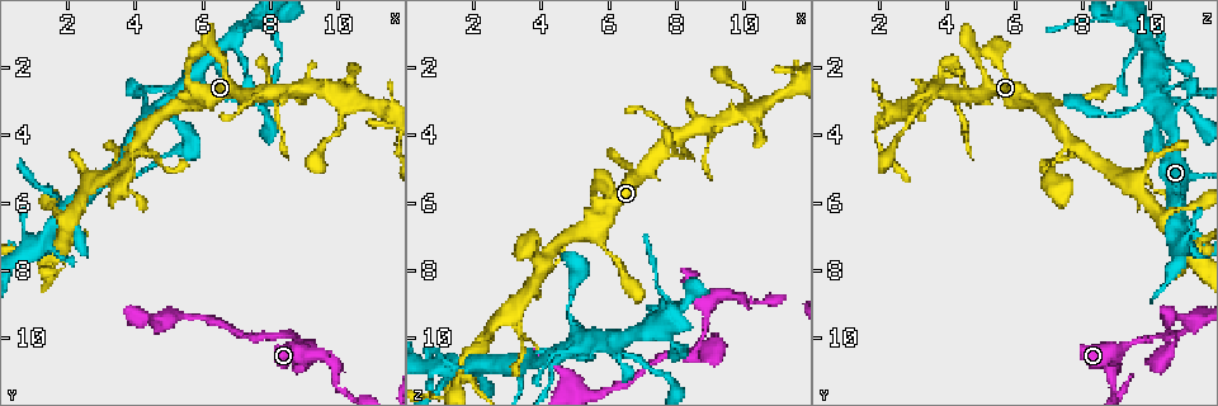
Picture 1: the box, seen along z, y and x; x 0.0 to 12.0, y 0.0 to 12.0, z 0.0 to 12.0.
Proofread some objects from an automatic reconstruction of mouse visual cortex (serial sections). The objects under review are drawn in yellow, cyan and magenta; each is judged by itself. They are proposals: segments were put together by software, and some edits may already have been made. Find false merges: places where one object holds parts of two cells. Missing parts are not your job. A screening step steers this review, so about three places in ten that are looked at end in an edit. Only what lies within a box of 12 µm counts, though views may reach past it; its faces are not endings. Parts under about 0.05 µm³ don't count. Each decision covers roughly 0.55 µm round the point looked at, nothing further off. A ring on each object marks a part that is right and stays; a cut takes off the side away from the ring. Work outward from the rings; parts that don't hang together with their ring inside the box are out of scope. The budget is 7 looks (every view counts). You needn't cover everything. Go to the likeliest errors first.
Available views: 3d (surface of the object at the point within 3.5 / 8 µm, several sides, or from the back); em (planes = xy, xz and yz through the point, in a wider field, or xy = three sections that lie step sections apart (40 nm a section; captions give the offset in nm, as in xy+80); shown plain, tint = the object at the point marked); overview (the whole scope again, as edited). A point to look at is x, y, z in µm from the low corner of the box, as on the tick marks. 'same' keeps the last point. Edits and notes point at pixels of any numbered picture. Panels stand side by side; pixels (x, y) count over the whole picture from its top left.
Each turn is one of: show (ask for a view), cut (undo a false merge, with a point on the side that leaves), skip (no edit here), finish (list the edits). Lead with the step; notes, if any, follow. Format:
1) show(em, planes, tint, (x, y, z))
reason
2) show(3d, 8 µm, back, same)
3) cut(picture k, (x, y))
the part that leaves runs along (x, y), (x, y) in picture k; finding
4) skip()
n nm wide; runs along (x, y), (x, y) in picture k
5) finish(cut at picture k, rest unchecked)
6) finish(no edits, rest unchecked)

show(em, xy, step 1, tint, (8.5, 10.0, 10.3))
a fork

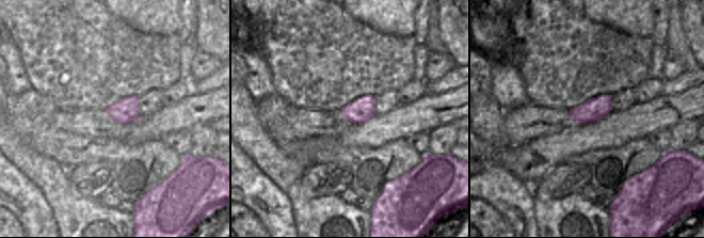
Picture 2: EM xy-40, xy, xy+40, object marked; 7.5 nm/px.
show(3d, 3.5 µm, same)
see where the arms go

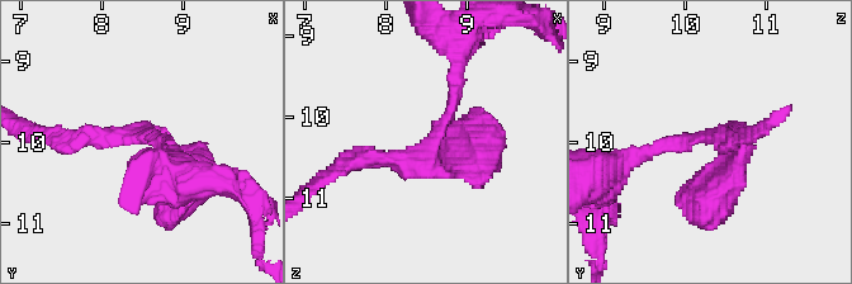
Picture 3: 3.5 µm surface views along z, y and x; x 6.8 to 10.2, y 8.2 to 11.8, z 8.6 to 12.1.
skip()
3 arms; arms of 200, 200, 200 nm; runs along (458, 74), (443, 128), (420, 148), (345, 164) in picture 3; all the same cell

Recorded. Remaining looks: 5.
show(3d, 3.5 µm, (4.3, 3.0, 11.0))
calibre changes

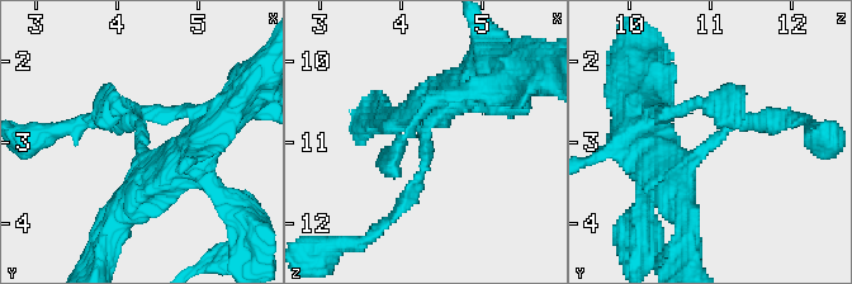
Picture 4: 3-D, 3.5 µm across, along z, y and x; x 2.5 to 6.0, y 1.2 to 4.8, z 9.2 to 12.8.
show(em, xy, step 2, tint, (4.30, 3.00, 11.00))
arms of 150, 450 nm

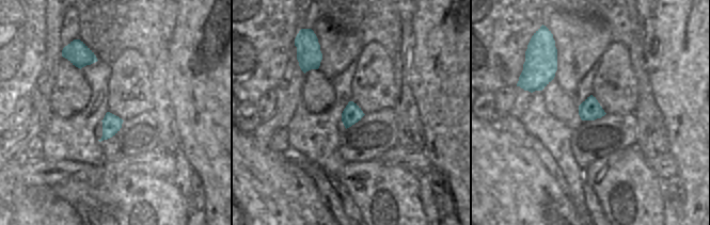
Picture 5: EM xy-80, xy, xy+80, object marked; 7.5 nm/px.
skip()
runs along (410, 114), (436, 108), (425, 169), (398, 208) in picture 4; continuous, no second cell

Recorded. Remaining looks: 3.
show(3d, 3.5 µm, (9.4, 10.5, 8.7))
calibre changes

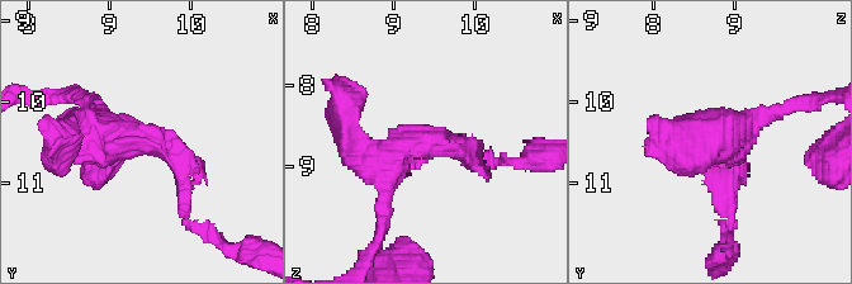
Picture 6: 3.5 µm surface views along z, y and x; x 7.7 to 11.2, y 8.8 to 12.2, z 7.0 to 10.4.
show(em, xy, step 2, tint, (9.45, 10.45, 8.70))
shape alone is not enough

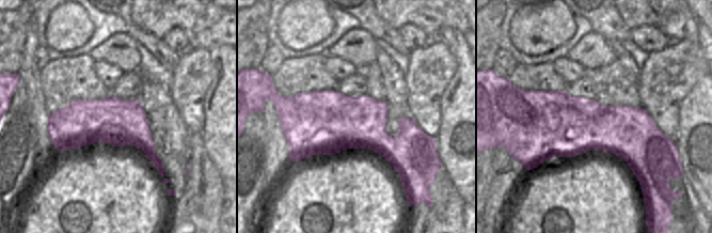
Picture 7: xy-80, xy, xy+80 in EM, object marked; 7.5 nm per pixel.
skip()
runs along (70, 129), (171, 152), (187, 203) in picture 6; one cell here

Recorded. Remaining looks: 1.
finish(no edits, rest unchecked)

